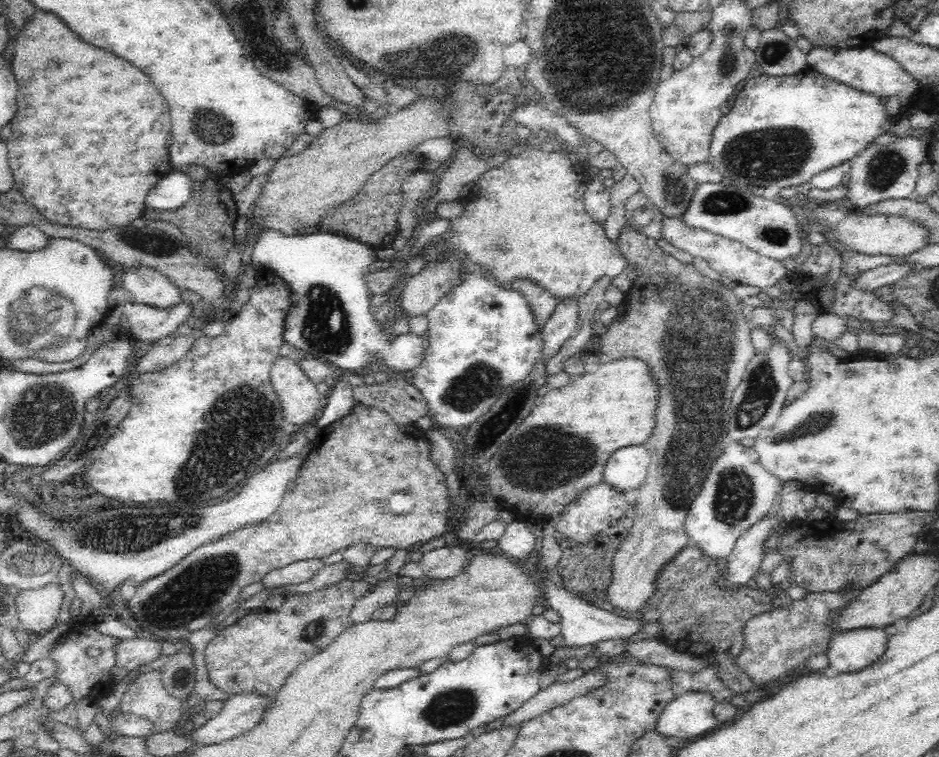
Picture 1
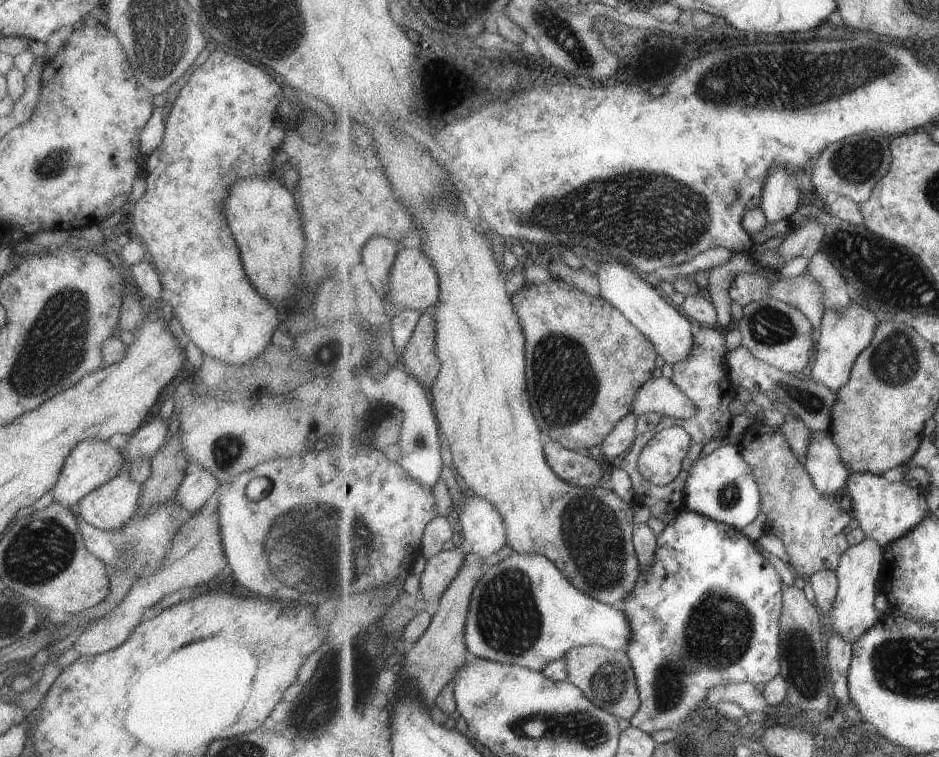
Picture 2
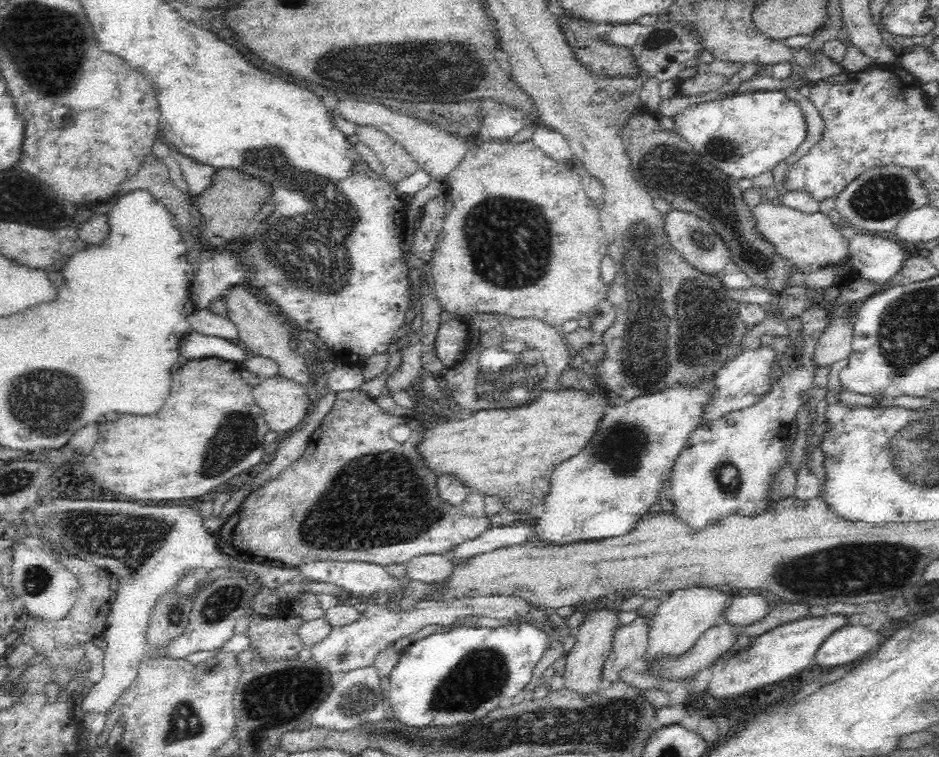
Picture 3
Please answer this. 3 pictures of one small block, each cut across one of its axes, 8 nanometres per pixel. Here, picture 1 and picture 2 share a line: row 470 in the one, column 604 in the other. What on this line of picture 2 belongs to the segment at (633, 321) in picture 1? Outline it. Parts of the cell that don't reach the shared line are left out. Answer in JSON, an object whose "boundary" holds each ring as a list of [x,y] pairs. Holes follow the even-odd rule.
{"boundary":[[[599,645],[572,648],[568,658],[567,682],[575,684],[598,706],[612,712],[619,720],[631,720],[640,711],[642,700],[636,672],[627,651],[612,651]]]}

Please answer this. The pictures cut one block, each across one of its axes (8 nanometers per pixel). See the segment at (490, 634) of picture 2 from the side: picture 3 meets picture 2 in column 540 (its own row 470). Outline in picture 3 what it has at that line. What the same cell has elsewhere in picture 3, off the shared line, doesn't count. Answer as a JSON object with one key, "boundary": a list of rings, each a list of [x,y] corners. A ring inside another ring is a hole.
{"boundary":[[[716,371],[714,373],[704,373],[697,381],[692,381],[691,383],[670,383],[664,390],[656,391],[652,394],[645,394],[637,396],[636,398],[627,399],[626,404],[618,404],[618,406],[608,407],[604,414],[601,416],[600,424],[598,424],[598,430],[589,438],[589,441],[584,445],[584,450],[576,456],[572,456],[568,462],[556,466],[554,472],[550,475],[550,486],[548,494],[544,495],[539,506],[533,510],[535,515],[531,519],[531,525],[529,526],[529,533],[527,534],[527,544],[536,544],[536,542],[541,542],[541,544],[547,544],[549,548],[562,548],[562,546],[568,546],[568,544],[574,544],[574,542],[580,541],[592,541],[592,540],[604,540],[608,538],[616,538],[626,534],[626,532],[631,531],[636,523],[640,522],[644,515],[647,513],[646,510],[654,504],[657,500],[662,497],[662,490],[666,488],[666,480],[669,480],[672,465],[679,455],[679,452],[684,448],[688,437],[691,436],[698,428],[703,426],[704,414],[706,414],[706,408],[708,404],[712,402],[712,396],[714,392],[718,390],[716,387]]]}

